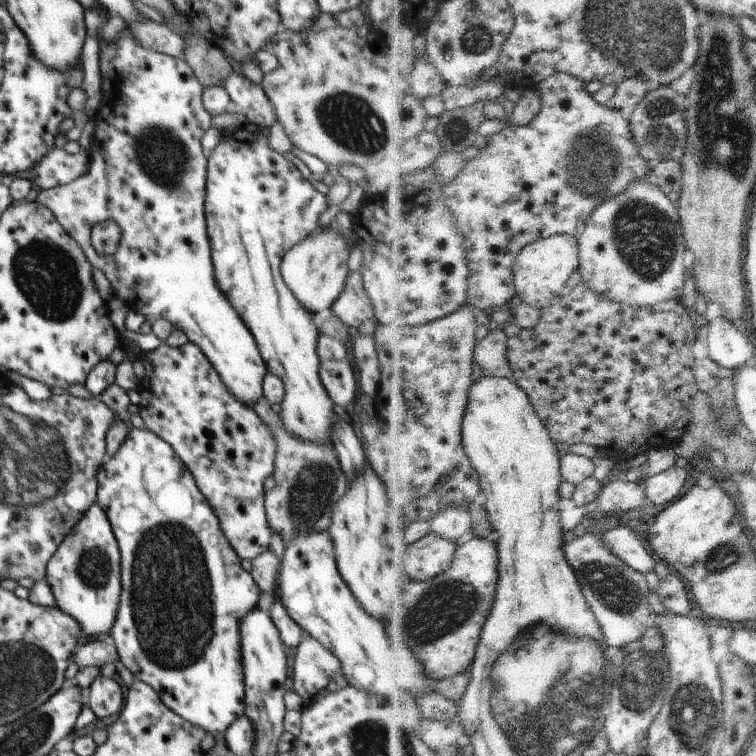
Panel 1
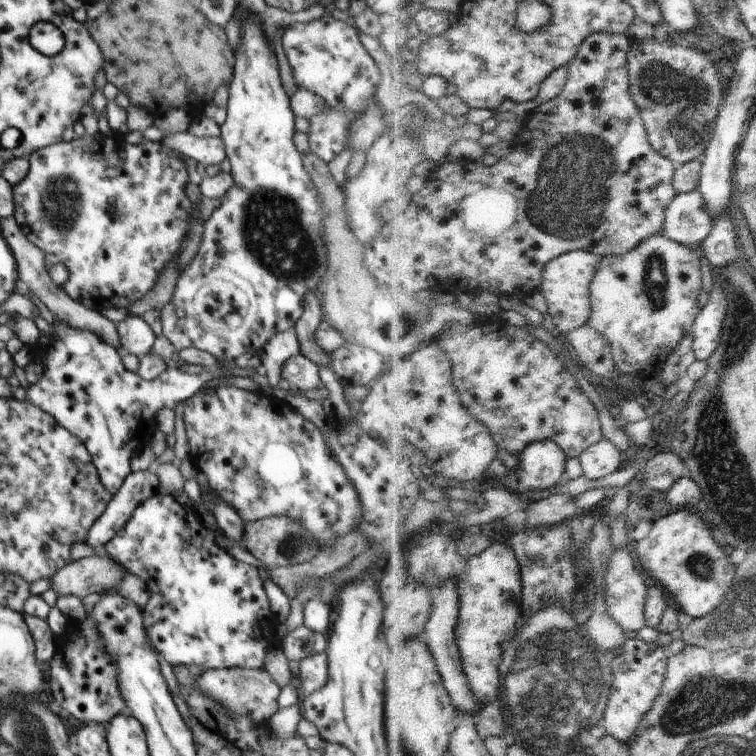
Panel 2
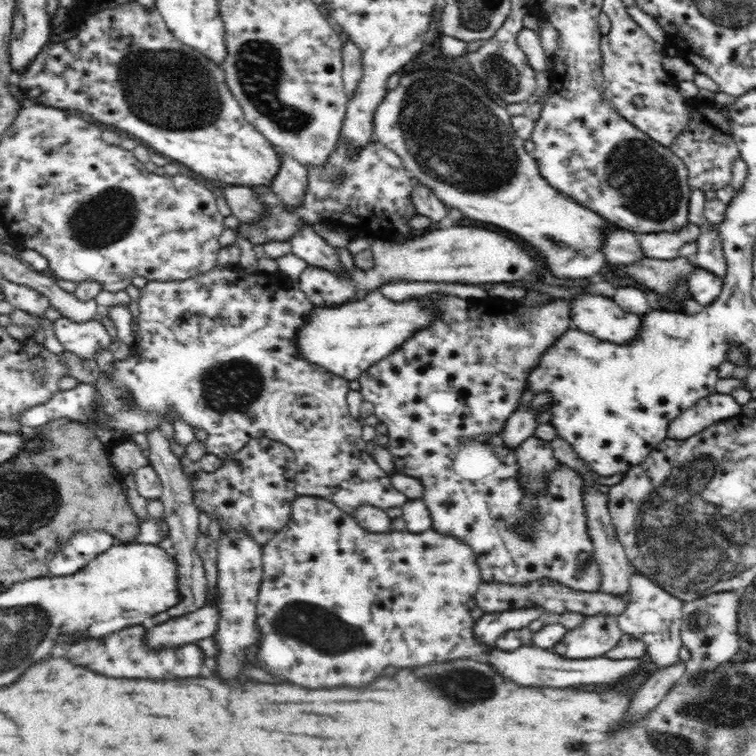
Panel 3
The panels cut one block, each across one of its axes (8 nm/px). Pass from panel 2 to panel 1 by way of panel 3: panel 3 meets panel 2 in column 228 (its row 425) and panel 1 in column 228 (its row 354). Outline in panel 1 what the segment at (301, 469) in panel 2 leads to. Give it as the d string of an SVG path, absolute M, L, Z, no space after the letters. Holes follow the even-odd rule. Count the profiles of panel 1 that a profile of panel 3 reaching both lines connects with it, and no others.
M188 341L179 347L170 346L166 342L162 342L158 348L151 351L142 351L139 356L142 364L145 368L145 375L142 379L139 379L139 385L137 386L137 392L141 396L139 405L134 408L144 420L146 428L153 433L156 433L162 440L165 440L174 449L174 452L180 457L180 460L186 465L186 468L192 473L200 492L206 497L208 504L212 507L214 514L218 517L219 525L221 526L224 536L228 539L228 542L232 545L232 548L236 551L236 554L241 559L244 558L256 558L264 551L268 551L270 546L270 536L274 533L267 521L267 514L265 513L265 491L264 480L273 474L275 454L277 444L270 428L266 427L264 421L260 418L260 415L253 409L253 407L247 407L245 402L235 399L234 394L230 392L230 389L224 384L224 381L220 378L218 371L212 366L209 358L196 346L194 343Z

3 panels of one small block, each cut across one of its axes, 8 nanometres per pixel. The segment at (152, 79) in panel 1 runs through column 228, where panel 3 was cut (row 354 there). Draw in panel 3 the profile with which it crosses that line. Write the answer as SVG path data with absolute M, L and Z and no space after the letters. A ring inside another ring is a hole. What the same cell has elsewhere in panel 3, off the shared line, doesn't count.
M376 289L357 301L320 308L308 316L308 324L298 334L300 352L306 360L329 370L334 376L345 378L346 381L356 380L372 364L398 350L416 330L422 330L436 320L437 310L433 308L435 302L432 300L434 297L429 294L394 302Z

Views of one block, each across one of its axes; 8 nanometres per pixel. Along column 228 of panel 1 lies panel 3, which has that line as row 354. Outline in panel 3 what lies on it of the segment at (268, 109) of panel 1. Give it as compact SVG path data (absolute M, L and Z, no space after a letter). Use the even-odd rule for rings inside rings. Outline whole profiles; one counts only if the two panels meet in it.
M60 317L53 324L56 338L62 343L64 350L88 360L94 360L96 350L108 349L115 339L113 331L104 327L103 321L95 319L76 322Z

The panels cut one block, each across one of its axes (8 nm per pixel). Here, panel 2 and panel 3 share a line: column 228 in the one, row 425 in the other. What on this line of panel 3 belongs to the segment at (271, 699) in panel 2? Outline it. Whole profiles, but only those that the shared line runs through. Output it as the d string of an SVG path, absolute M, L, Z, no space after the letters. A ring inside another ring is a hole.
M714 394L700 398L694 406L683 410L674 420L670 421L667 438L686 440L704 428L724 419L741 414L742 405L738 404L730 394Z

